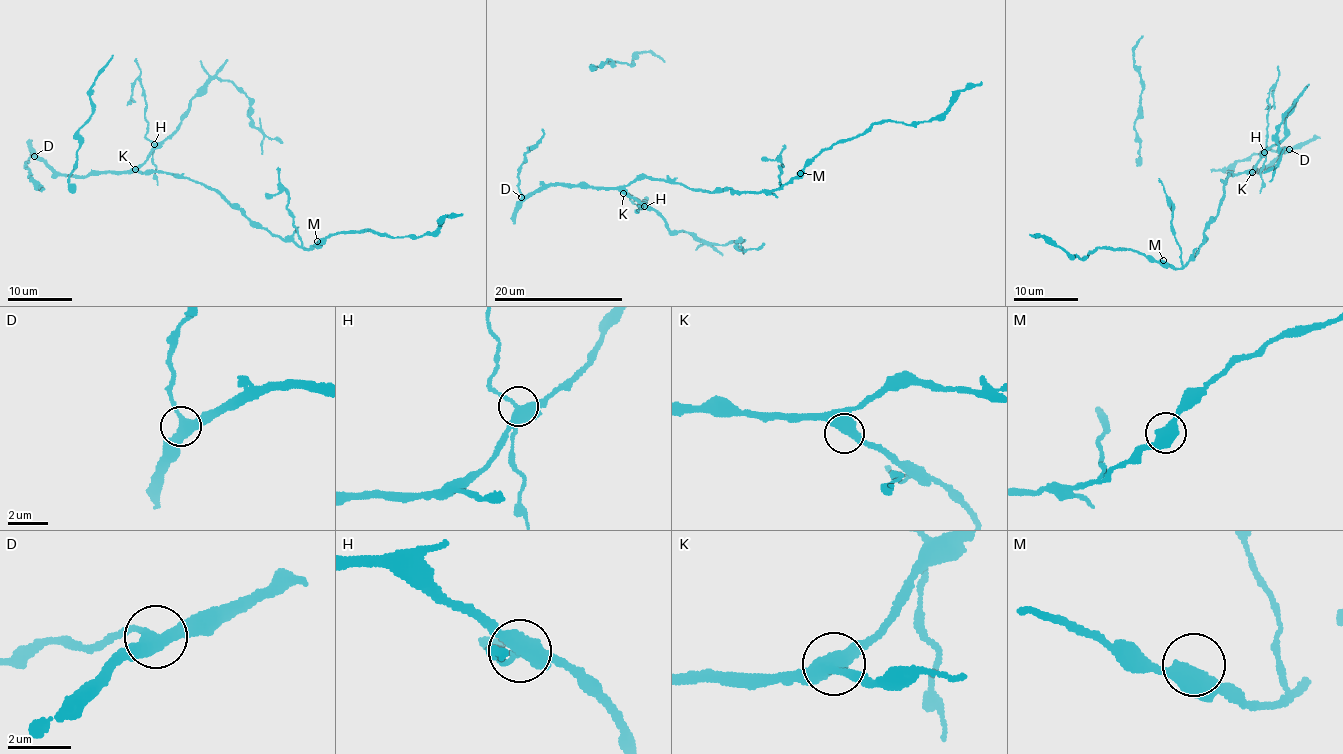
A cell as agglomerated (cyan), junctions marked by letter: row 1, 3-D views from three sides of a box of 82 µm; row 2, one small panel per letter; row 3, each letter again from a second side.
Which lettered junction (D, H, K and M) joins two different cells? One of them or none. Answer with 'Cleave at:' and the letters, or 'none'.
Cleave at: H

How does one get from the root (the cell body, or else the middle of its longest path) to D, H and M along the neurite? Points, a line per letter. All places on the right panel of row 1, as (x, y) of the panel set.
D: (1237, 173), (1250, 173), (1257, 168), (1259, 171), (1289, 149)
H: (1237, 173), (1250, 172), (1264, 151)
M: (1237, 173), (1231, 173), (1222, 182), (1224, 193), (1217, 215), (1203, 231), (1198, 253), (1180, 268), (1163, 260)

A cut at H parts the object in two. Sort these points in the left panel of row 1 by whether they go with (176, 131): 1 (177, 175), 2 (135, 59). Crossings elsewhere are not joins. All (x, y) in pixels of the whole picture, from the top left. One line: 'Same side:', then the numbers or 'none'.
Same side: 1

